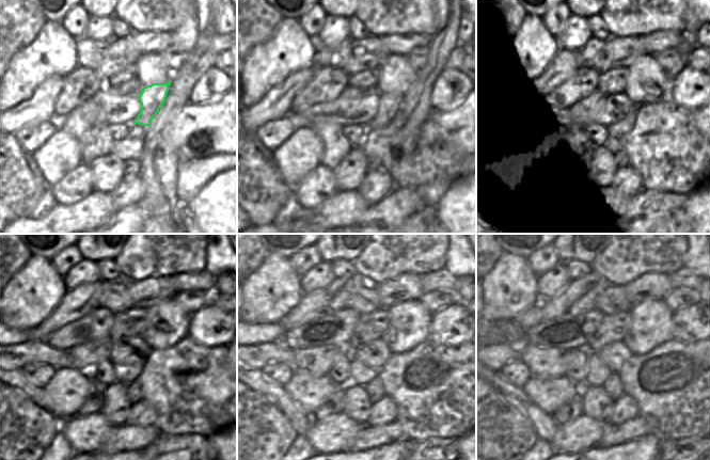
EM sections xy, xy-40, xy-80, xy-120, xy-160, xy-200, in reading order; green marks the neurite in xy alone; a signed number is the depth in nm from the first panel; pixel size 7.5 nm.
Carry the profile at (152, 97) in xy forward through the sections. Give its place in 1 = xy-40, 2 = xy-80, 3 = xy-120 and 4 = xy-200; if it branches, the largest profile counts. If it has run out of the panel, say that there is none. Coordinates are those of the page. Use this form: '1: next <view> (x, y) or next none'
1: next xy-40 (390, 104)
2: next xy-80 (609, 133)
3: next xy-120 (125, 374)
4: next xy-200 (597, 373)

